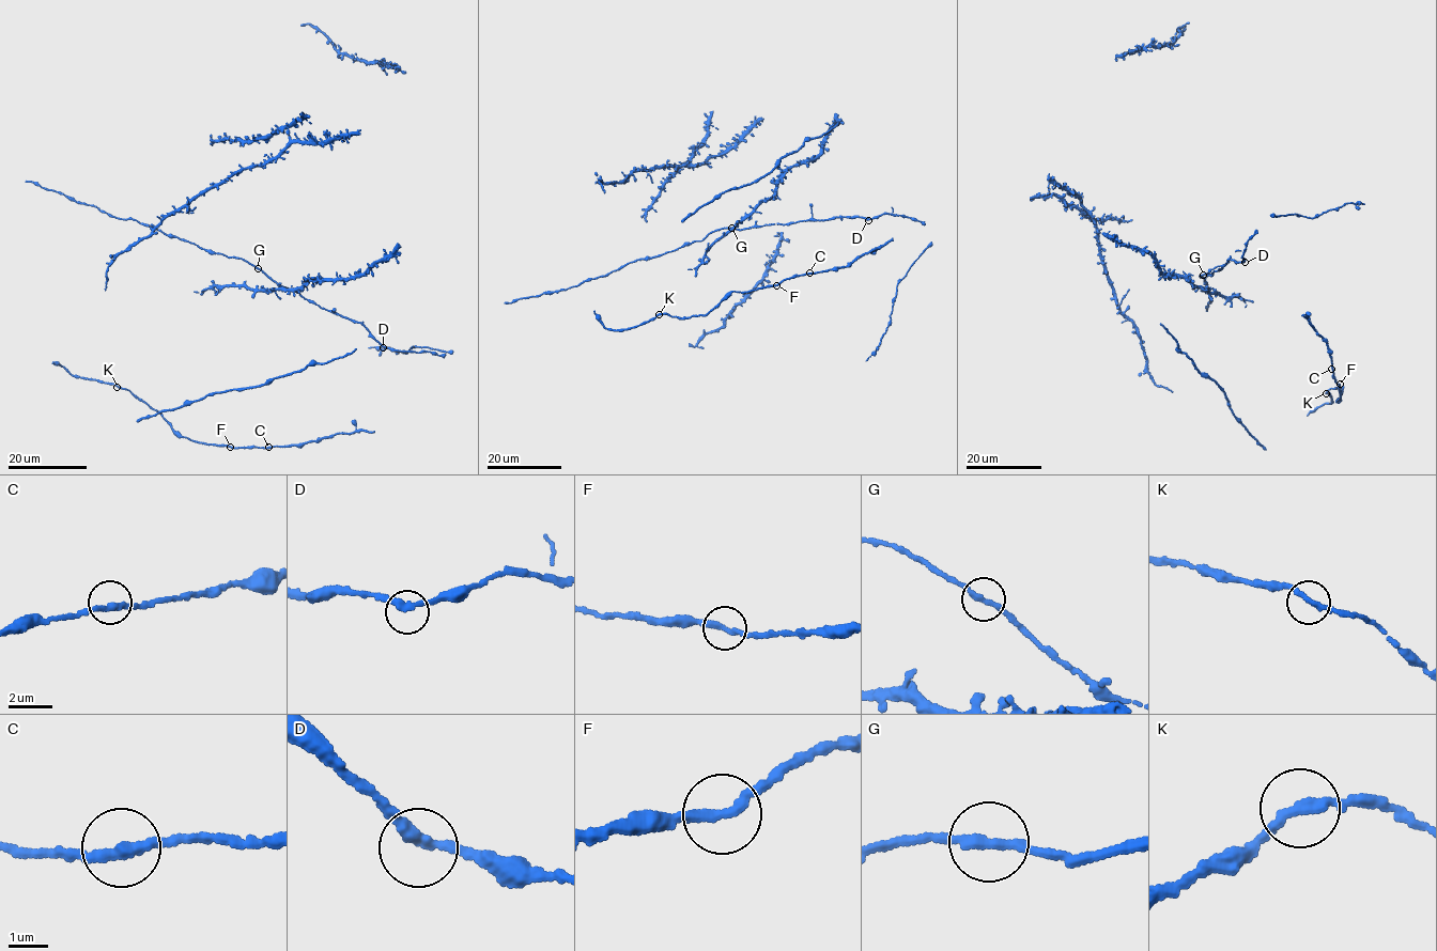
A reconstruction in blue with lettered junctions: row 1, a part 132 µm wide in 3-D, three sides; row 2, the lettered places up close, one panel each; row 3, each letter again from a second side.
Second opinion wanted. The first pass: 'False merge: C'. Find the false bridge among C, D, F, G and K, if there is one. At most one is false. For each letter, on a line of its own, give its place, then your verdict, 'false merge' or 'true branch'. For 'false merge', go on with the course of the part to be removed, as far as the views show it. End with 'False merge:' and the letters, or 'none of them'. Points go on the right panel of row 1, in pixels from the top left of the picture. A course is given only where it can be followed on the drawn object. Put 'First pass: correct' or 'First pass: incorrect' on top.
First pass: incorrect
C: at (1331, 369); true branch
D: at (1245, 262); true branch
F: at (1340, 384); true branch
G: at (1203, 275); true branch
K: at (1326, 393); true branch
False merge: none of them

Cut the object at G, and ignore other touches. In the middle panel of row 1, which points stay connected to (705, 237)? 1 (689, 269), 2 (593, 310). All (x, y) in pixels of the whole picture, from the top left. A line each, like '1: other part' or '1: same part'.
1: other part
2: other part

